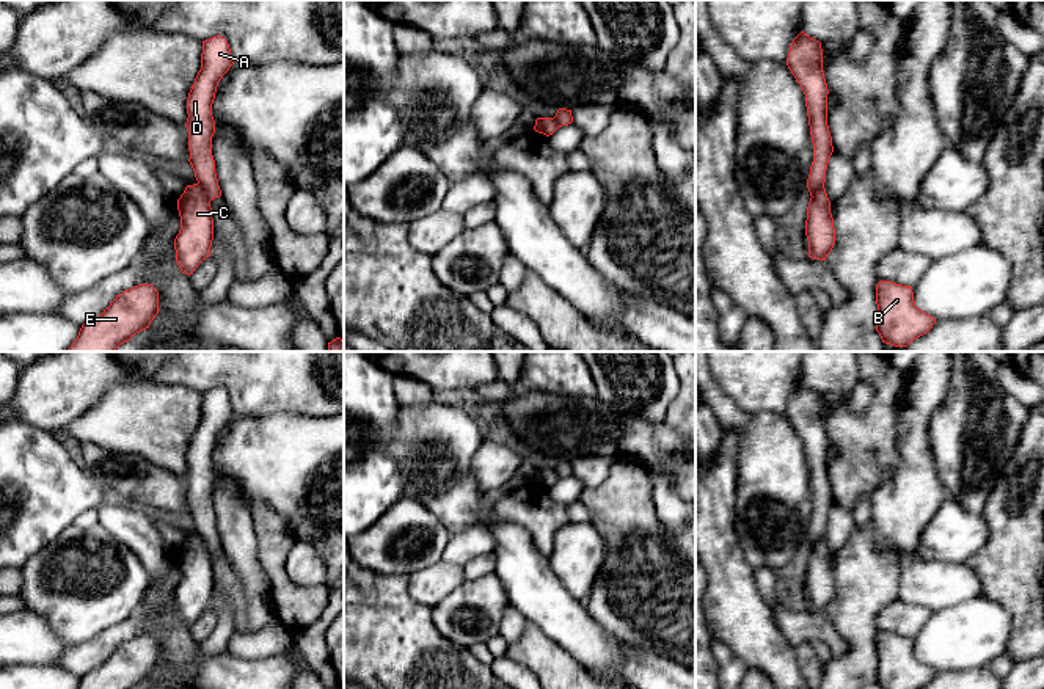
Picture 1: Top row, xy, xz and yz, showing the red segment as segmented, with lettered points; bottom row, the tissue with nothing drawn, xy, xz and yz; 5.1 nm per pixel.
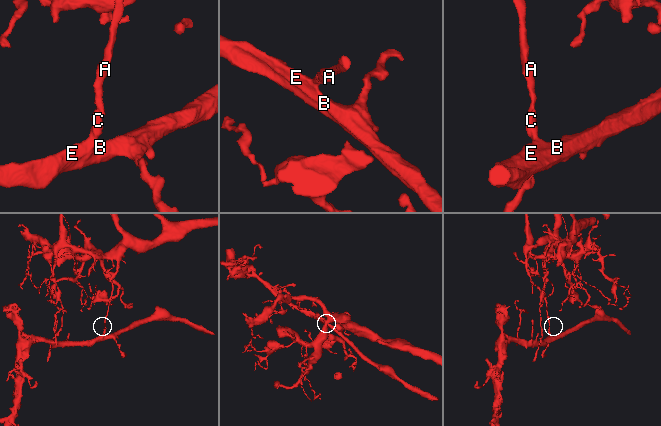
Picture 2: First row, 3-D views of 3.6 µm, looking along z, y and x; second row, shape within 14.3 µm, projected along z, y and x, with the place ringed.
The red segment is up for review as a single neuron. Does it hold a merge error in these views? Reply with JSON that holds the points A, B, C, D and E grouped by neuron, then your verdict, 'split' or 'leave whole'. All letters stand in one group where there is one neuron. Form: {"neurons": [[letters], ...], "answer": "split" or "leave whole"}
{"neurons": [["A", "D"], ["B", "C", "E"]], "answer": "split"}

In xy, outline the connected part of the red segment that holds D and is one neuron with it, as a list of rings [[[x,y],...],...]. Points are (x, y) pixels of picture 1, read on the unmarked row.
[[[217,386],[203,392],[201,421],[187,450],[188,513],[209,552],[221,548],[212,507],[212,488],[215,485],[212,455],[218,433],[232,416],[231,400],[223,388]]]

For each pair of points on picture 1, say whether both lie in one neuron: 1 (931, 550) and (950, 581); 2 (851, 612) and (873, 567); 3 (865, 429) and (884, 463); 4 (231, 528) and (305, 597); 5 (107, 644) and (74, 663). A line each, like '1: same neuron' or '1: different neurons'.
1: different neurons
2: same neuron
3: same neuron
4: different neurons
5: same neuron

